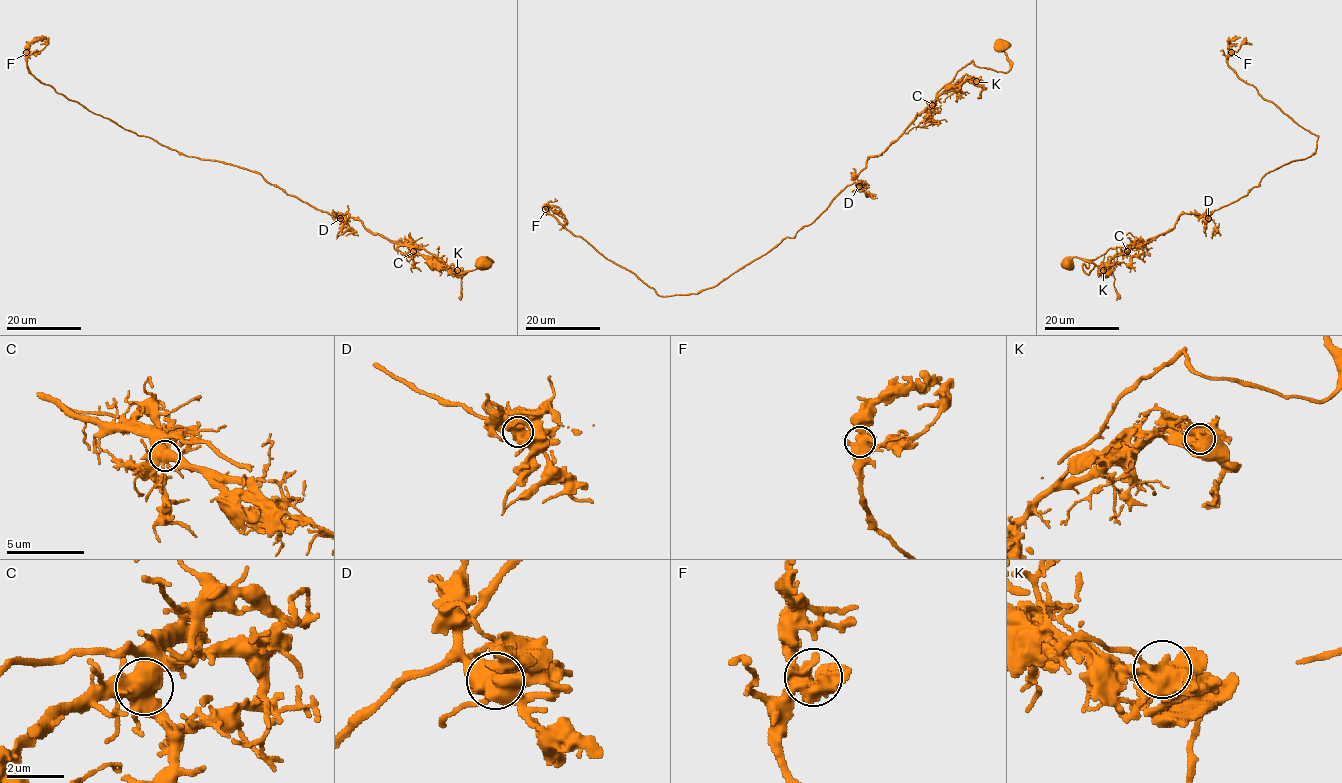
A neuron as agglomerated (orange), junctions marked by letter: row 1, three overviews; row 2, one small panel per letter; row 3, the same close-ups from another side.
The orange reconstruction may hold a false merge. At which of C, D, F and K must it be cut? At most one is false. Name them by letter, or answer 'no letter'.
K

